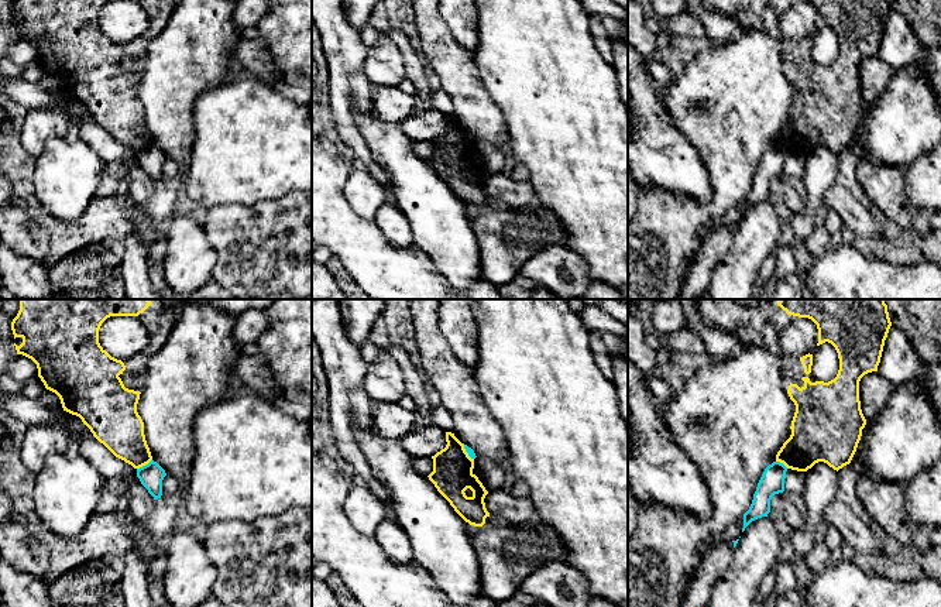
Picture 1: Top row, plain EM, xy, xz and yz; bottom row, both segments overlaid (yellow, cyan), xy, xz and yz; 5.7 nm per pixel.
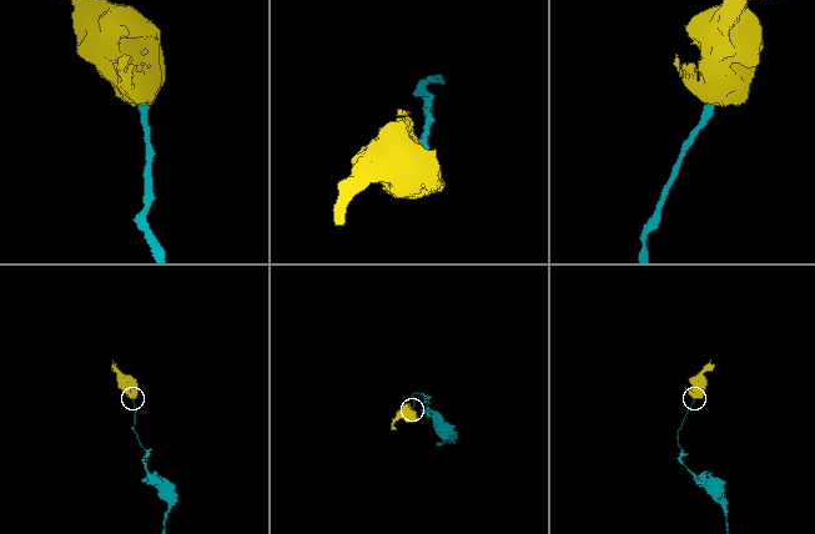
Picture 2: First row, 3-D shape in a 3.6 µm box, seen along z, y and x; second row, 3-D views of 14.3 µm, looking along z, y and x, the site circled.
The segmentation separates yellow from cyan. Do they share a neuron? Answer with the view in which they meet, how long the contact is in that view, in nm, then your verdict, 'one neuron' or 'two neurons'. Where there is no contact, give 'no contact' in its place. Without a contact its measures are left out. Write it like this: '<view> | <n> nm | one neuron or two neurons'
xy | 110 nm | two neurons

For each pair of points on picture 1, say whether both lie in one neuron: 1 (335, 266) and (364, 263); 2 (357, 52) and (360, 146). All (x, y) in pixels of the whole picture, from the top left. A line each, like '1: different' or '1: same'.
1: different
2: same

